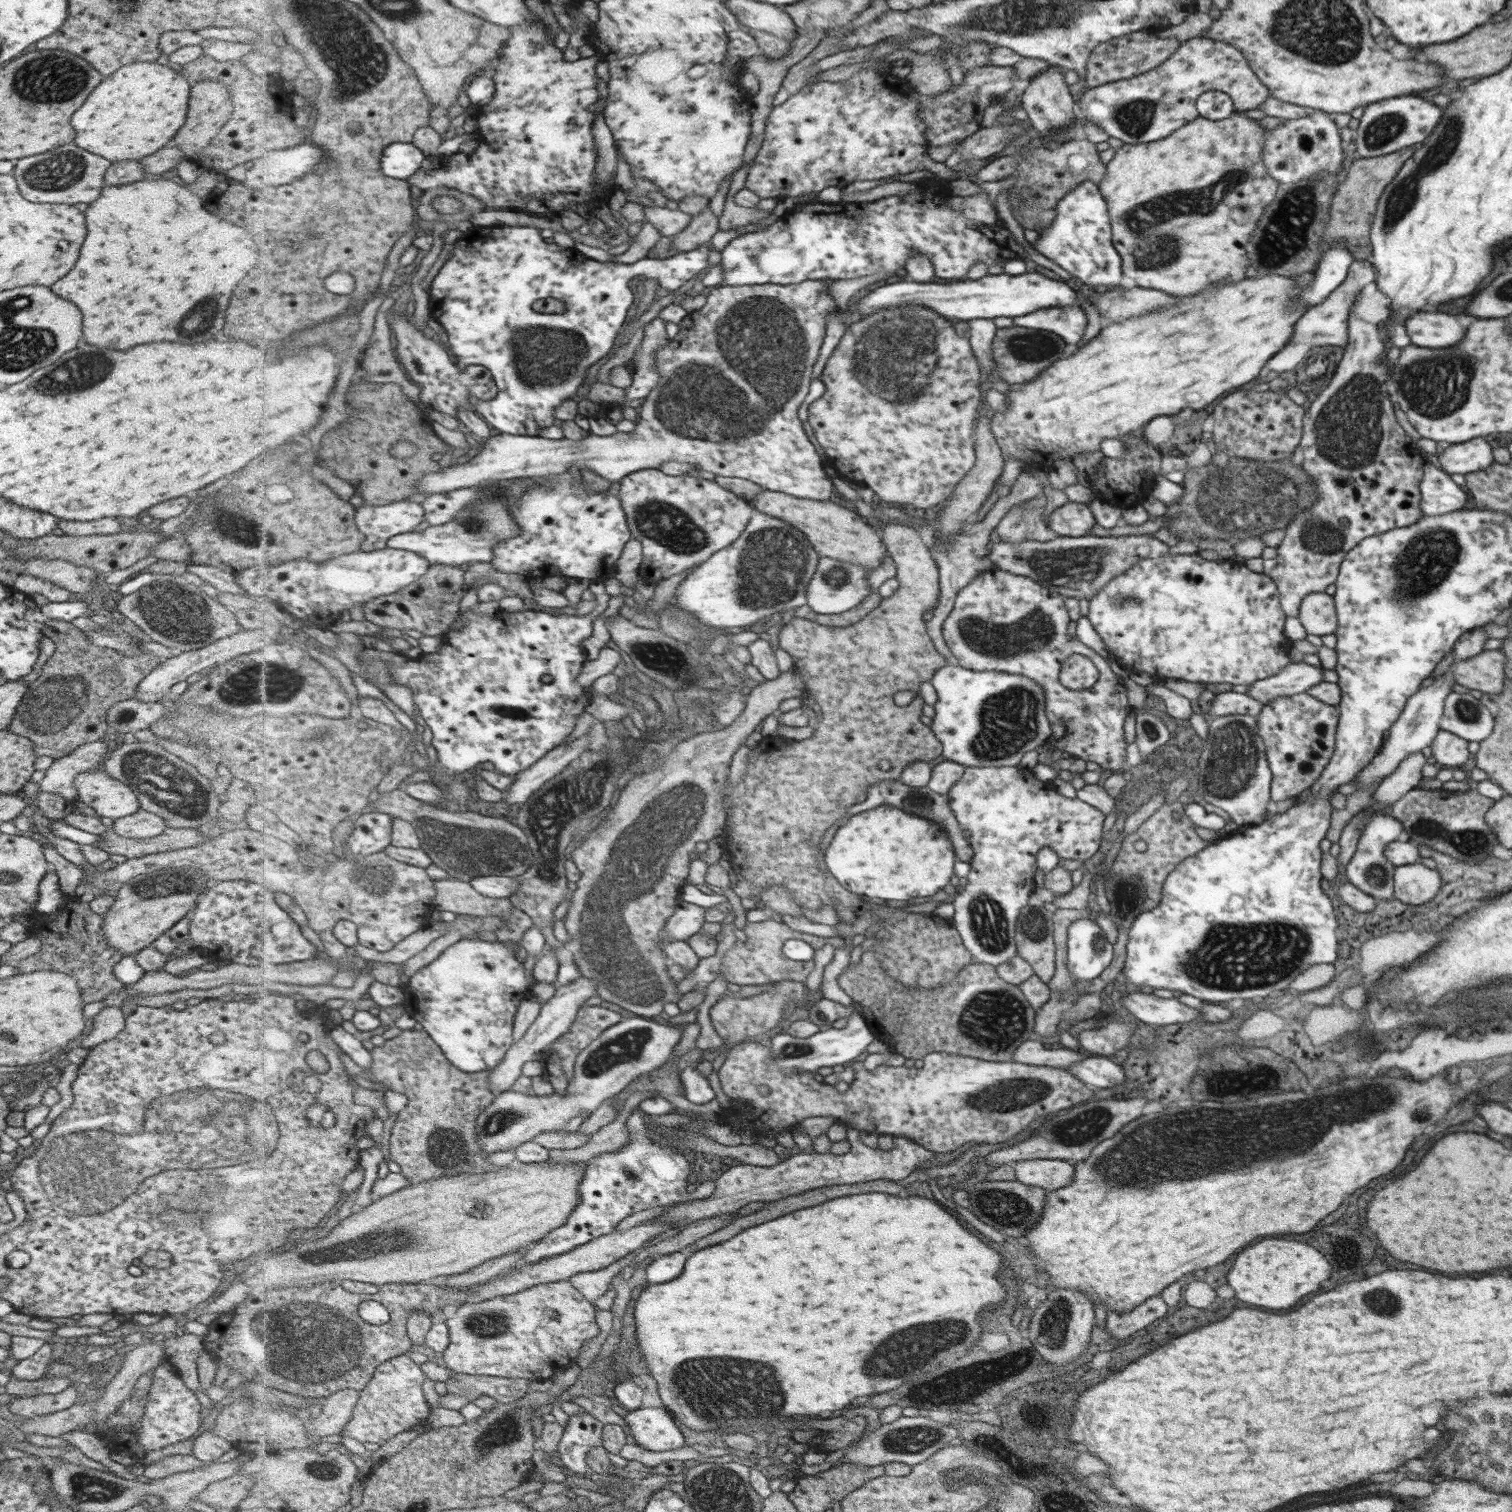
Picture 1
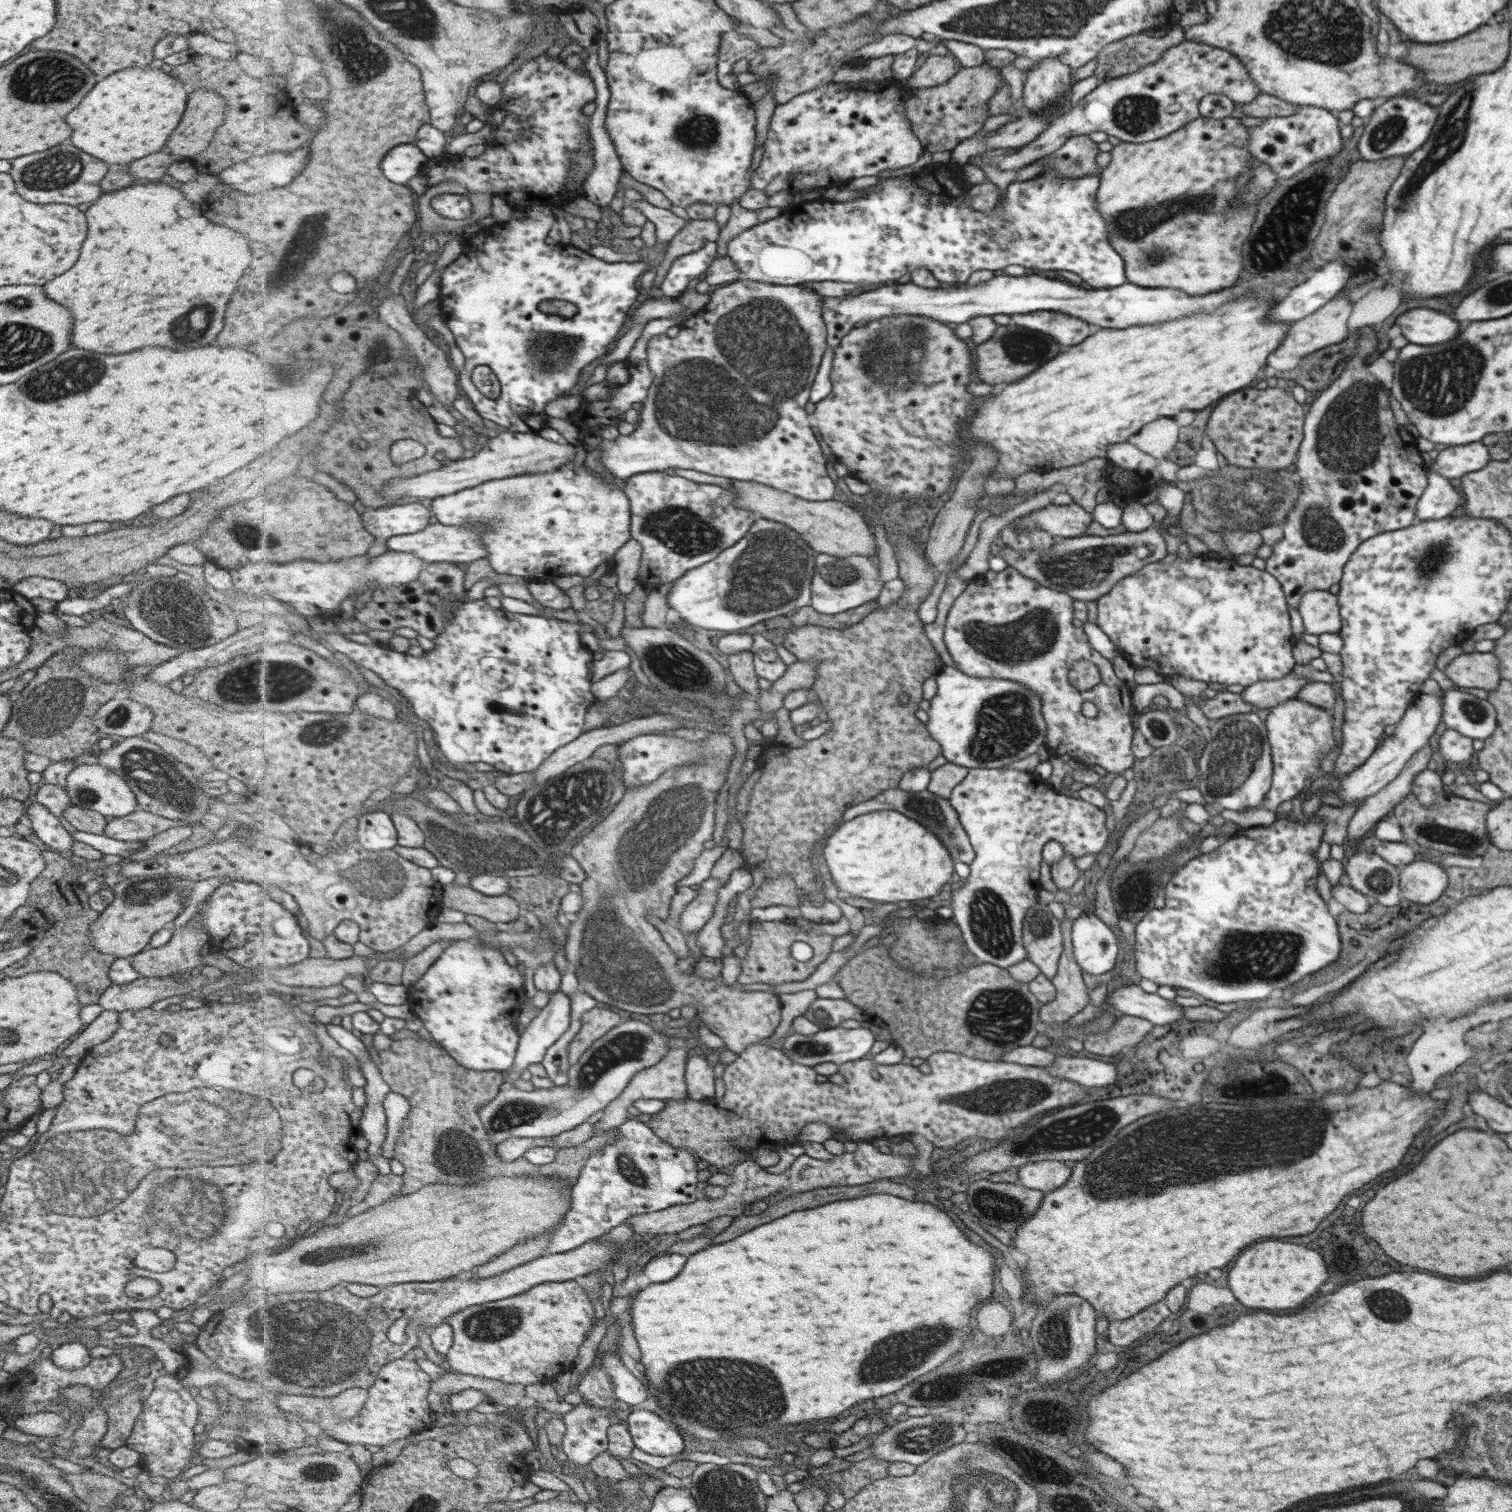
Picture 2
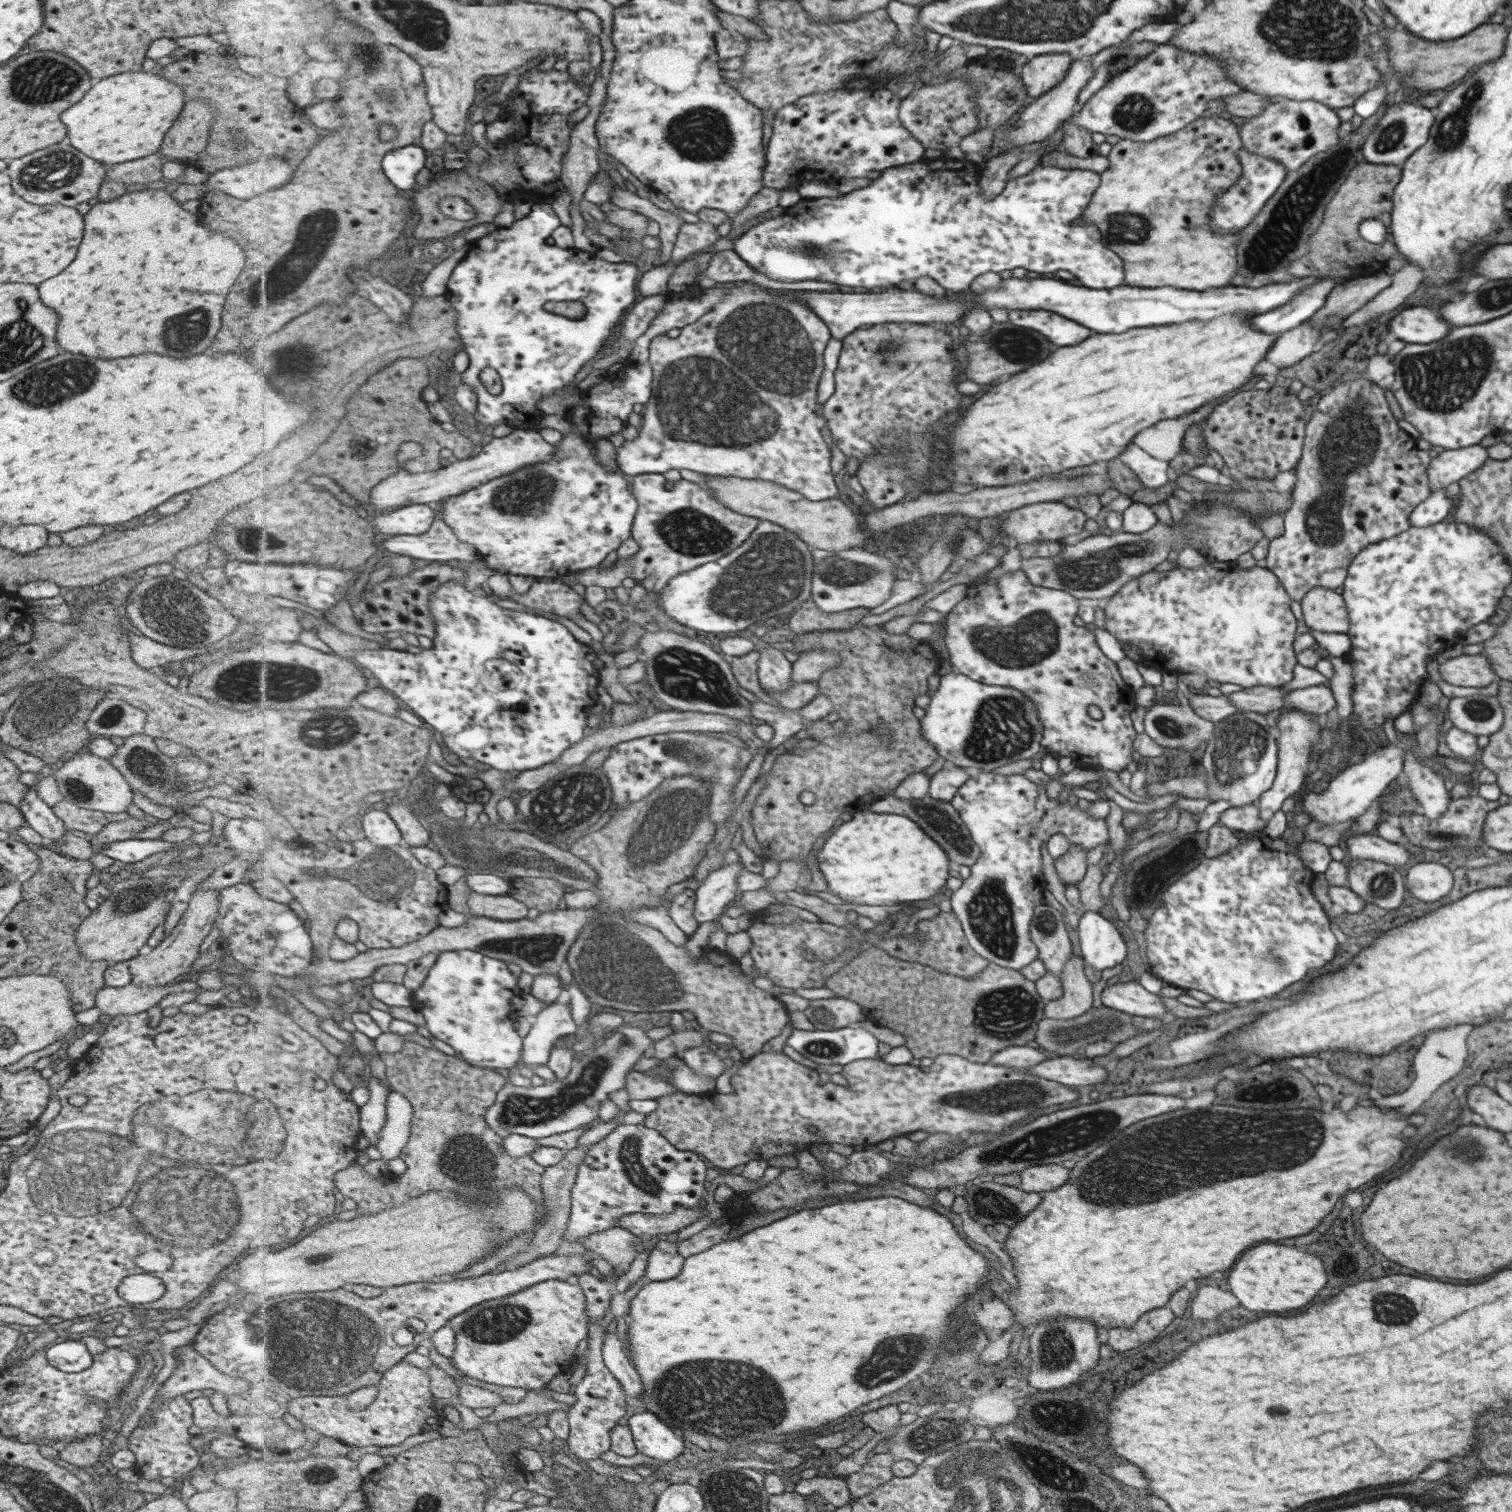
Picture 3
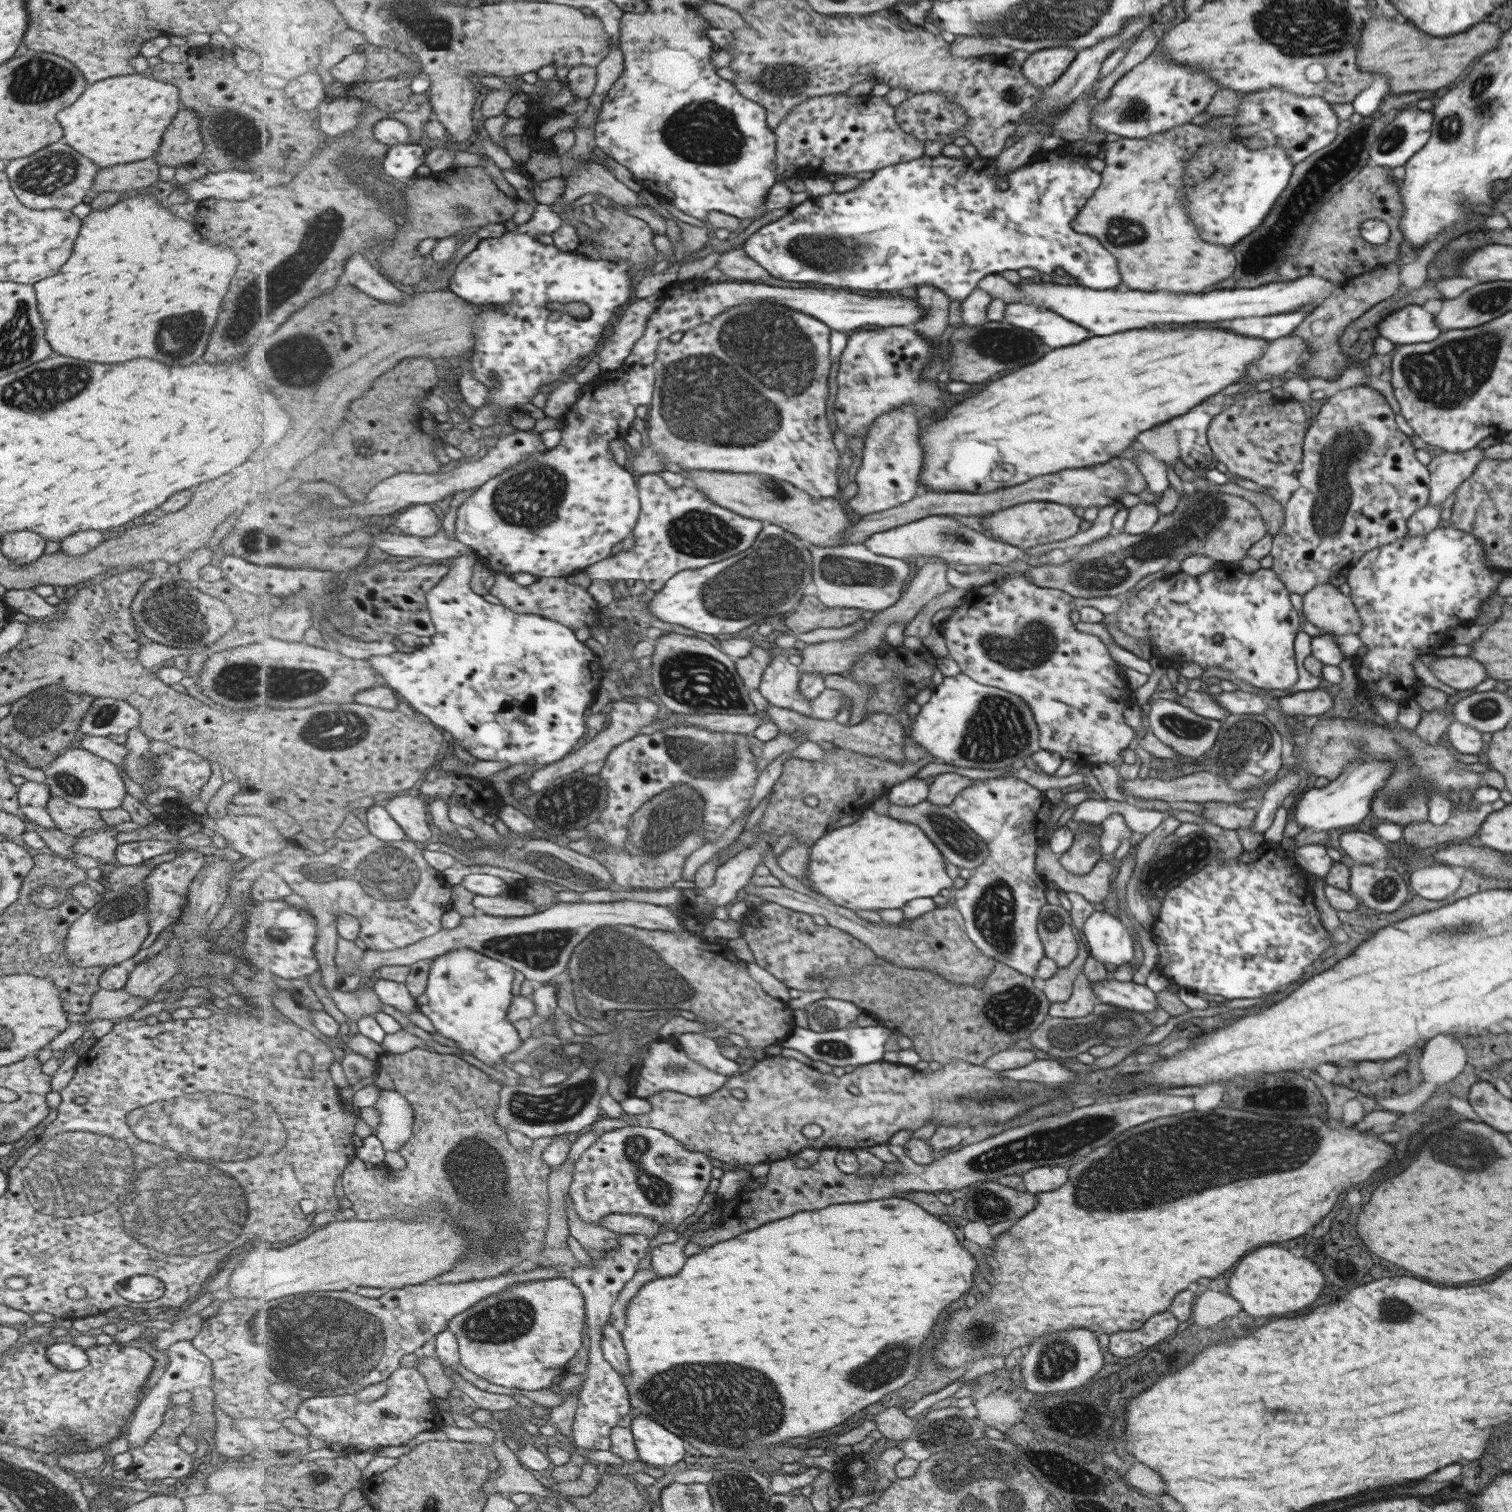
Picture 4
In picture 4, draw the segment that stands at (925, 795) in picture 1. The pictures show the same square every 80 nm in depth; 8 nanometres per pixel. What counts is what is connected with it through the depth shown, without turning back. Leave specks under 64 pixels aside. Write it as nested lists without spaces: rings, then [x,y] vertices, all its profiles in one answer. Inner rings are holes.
[[[925,800],[918,806],[900,806],[890,801],[890,816],[898,820],[907,820],[923,828],[925,836],[934,843],[934,846],[942,853],[942,856],[959,868],[976,869],[982,866],[989,857],[990,849],[987,842],[978,838],[970,827],[959,820],[959,816],[952,806],[936,806]]]

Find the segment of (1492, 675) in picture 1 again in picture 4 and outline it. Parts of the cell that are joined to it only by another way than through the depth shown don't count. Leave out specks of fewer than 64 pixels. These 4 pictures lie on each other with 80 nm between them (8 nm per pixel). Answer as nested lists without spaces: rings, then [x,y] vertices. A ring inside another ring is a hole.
[[[1470,655],[1438,656],[1429,664],[1429,669],[1442,684],[1456,691],[1472,689],[1487,678],[1487,669]]]

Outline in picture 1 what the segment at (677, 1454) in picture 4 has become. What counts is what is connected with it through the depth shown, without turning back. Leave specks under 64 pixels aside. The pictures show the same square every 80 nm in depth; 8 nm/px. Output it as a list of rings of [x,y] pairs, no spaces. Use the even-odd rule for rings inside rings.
[[[666,1406],[638,1409],[626,1417],[637,1444],[654,1452],[686,1446],[686,1436],[674,1418],[675,1415]]]

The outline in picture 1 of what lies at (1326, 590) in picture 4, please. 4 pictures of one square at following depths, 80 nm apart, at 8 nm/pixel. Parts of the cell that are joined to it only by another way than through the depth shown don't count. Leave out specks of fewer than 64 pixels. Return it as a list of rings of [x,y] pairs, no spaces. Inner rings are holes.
[[[1316,592],[1303,600],[1298,618],[1308,635],[1331,635],[1336,630],[1336,610],[1334,597]]]

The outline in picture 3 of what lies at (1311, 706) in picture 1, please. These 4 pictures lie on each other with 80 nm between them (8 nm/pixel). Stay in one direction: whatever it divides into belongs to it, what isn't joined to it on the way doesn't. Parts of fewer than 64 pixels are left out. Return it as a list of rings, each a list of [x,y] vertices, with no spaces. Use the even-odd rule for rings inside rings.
[[[1285,708],[1277,714],[1277,727],[1280,729],[1279,736],[1279,775],[1275,776],[1275,782],[1272,790],[1264,793],[1260,798],[1259,811],[1260,816],[1266,822],[1274,816],[1274,812],[1280,810],[1284,804],[1284,798],[1290,798],[1304,786],[1304,778],[1308,772],[1308,762],[1310,762],[1310,750],[1312,746],[1320,742],[1322,727],[1316,723],[1316,714],[1304,712],[1303,709]]]

